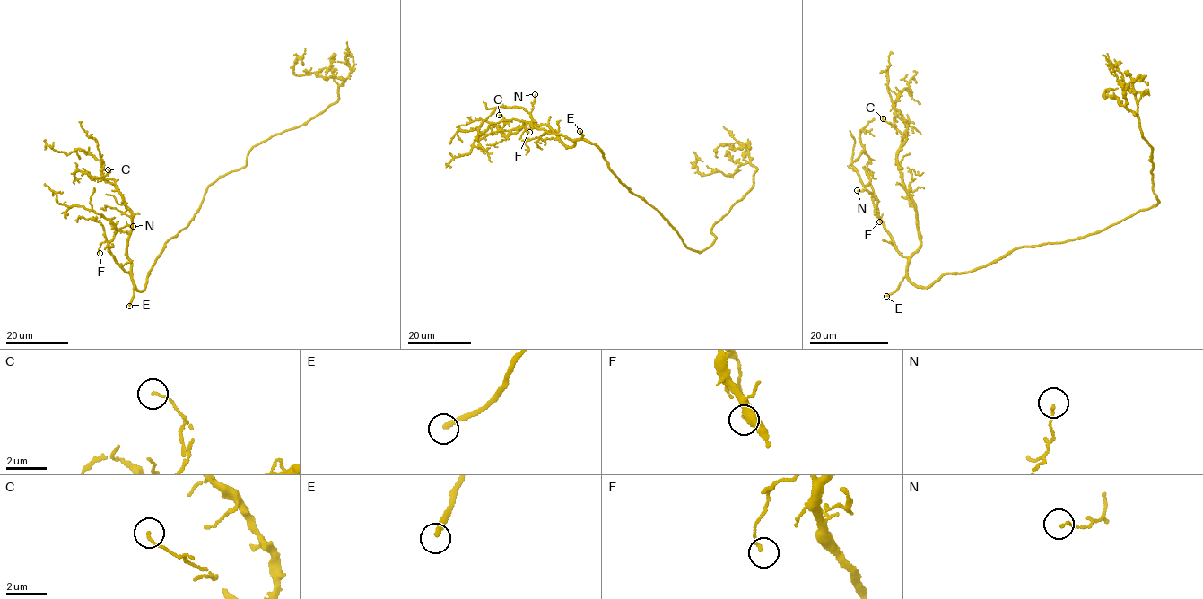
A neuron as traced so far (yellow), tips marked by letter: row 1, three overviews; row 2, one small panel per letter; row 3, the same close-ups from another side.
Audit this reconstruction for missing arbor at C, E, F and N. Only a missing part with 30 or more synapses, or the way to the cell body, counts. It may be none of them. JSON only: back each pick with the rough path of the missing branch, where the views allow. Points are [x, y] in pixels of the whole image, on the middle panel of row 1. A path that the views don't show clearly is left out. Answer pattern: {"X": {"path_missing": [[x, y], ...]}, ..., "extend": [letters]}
{"E": {"path_missing": [[579, 131], [549, 94], [544, 84], [549, 73], [546, 64], [550, 65], [548, 64]]}, "extend": ["E"]}

